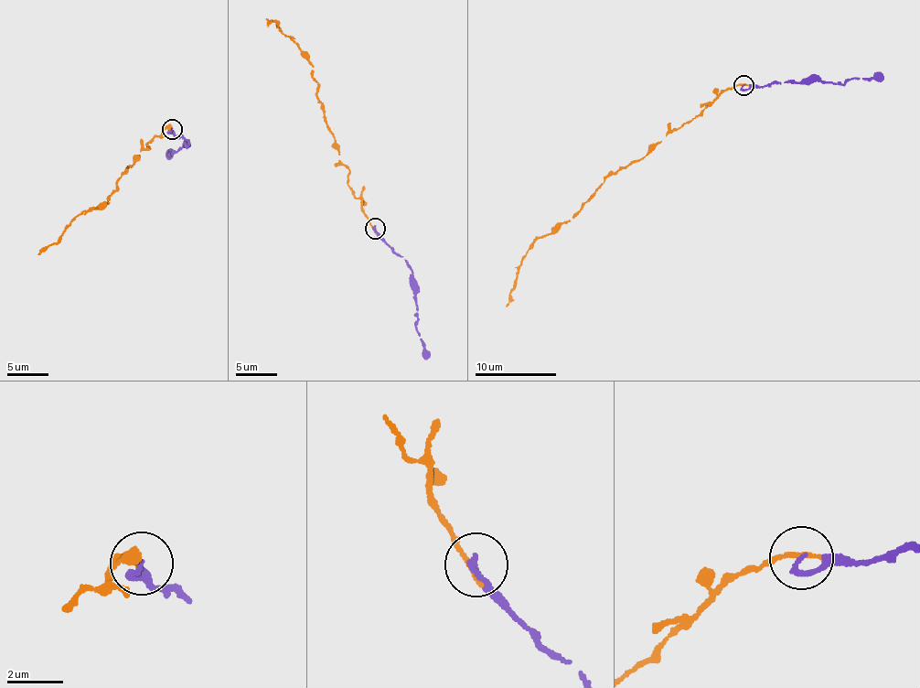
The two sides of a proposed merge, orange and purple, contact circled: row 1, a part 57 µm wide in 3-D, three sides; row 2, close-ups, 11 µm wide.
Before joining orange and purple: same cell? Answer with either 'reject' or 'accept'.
accept

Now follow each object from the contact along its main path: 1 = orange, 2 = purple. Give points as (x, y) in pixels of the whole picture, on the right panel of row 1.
1: (743, 85), (728, 89), (638, 160), (606, 177), (566, 221), (532, 242), (507, 306)
2: (743, 85), (743, 90), (785, 80), (807, 83), (814, 80), (843, 85), (850, 80), (877, 79), (882, 74)

